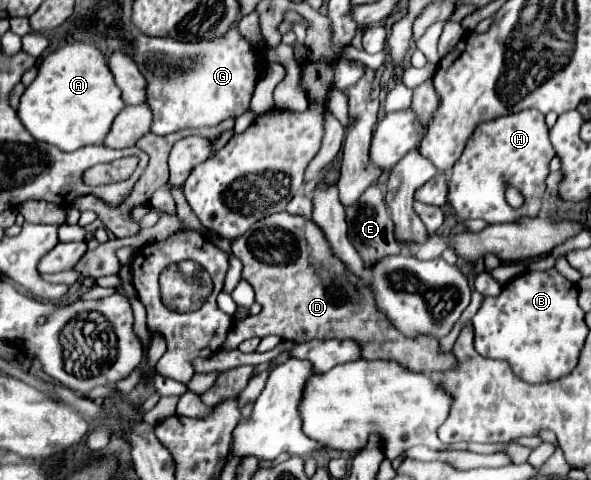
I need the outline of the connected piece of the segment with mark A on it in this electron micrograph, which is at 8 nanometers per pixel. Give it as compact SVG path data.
M67 44L53 54L49 54L41 66L37 78L31 82L31 86L23 92L21 104L19 104L19 118L23 126L33 134L33 138L41 142L51 142L59 150L71 152L79 150L89 144L103 144L105 136L111 130L111 124L115 116L125 108L125 102L121 98L121 90L115 84L113 74L109 72L107 58L89 44Z

